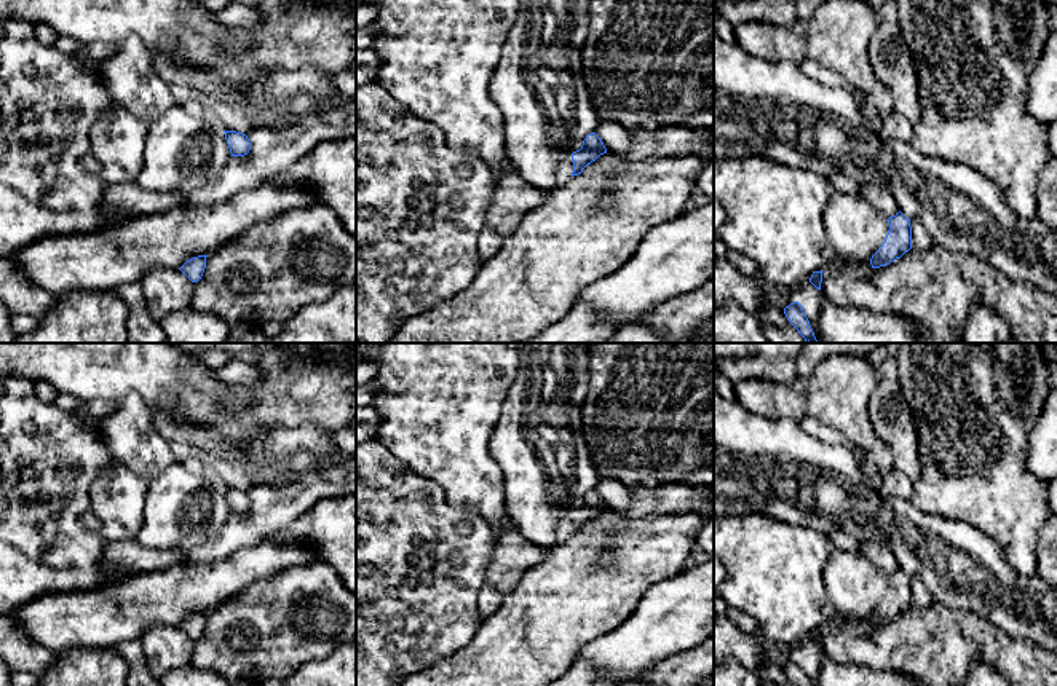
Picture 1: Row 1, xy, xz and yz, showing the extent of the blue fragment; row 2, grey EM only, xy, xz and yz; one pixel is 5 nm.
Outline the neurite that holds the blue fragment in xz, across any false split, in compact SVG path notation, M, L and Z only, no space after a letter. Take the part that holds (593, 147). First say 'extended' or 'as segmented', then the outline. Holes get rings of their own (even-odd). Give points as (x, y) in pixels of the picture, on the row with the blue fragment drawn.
extended; M596 132L588 134L580 150L562 158L556 177L557 183L560 185L570 177L581 174L588 164L604 153L607 153L607 148L602 139Z

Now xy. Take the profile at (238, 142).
as segmented; M224 131L232 156L244 156L251 150L246 134L236 131Z

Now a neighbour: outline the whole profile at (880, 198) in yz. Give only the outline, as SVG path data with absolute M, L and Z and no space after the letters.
M861 185L861 195L878 209L886 219L896 215L899 212L899 206L894 196L883 187L878 185Z

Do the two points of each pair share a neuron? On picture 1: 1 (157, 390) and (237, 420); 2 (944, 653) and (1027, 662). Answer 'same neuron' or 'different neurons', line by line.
1: different neurons
2: same neuron

